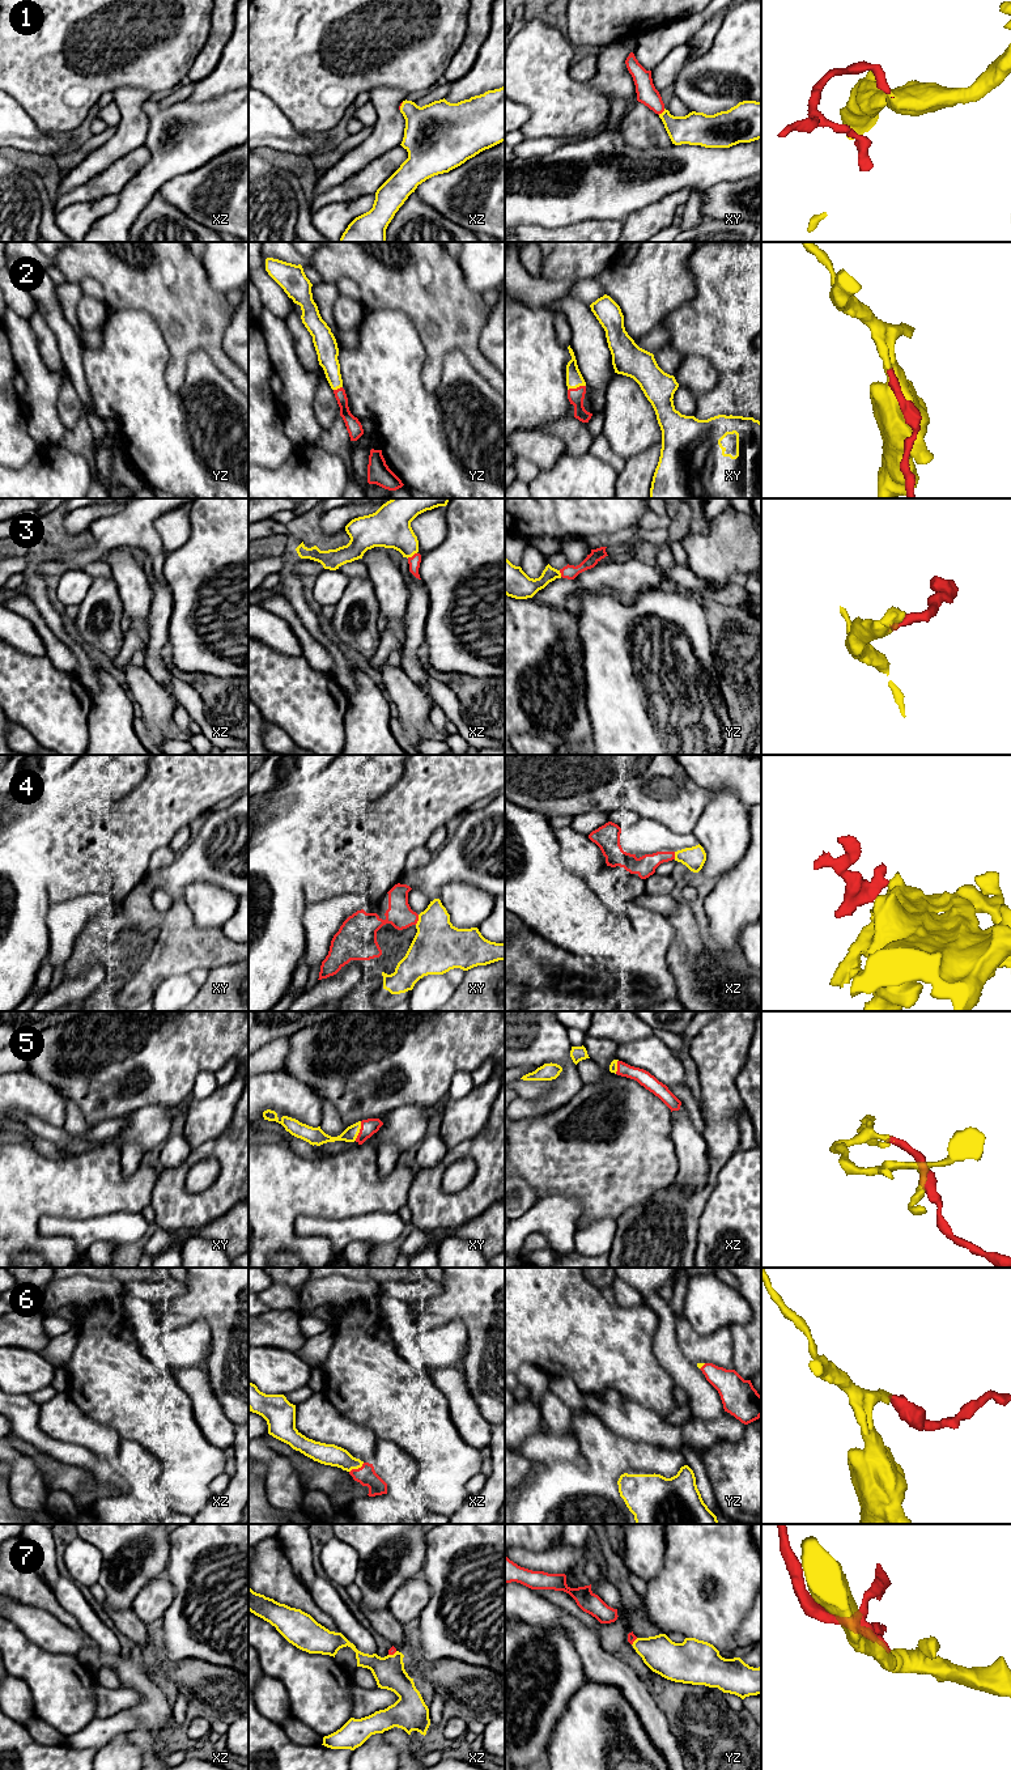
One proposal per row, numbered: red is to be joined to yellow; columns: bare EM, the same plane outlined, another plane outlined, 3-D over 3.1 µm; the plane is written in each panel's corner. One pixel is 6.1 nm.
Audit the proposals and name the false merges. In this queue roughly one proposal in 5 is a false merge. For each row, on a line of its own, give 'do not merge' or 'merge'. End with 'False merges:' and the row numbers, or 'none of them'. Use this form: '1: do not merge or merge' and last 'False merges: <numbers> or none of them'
1: merge
2: merge
3: merge
4: merge
5: merge
6: merge
7: merge
False merges: none of them

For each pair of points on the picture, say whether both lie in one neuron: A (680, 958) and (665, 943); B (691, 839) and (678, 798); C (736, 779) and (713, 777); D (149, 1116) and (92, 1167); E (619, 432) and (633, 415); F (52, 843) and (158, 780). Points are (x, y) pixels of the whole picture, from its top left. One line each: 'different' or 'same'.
A: different
B: different
C: same
D: different
E: same
F: same

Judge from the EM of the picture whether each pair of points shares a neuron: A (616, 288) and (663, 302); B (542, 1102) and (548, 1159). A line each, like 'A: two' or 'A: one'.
A: one
B: two

